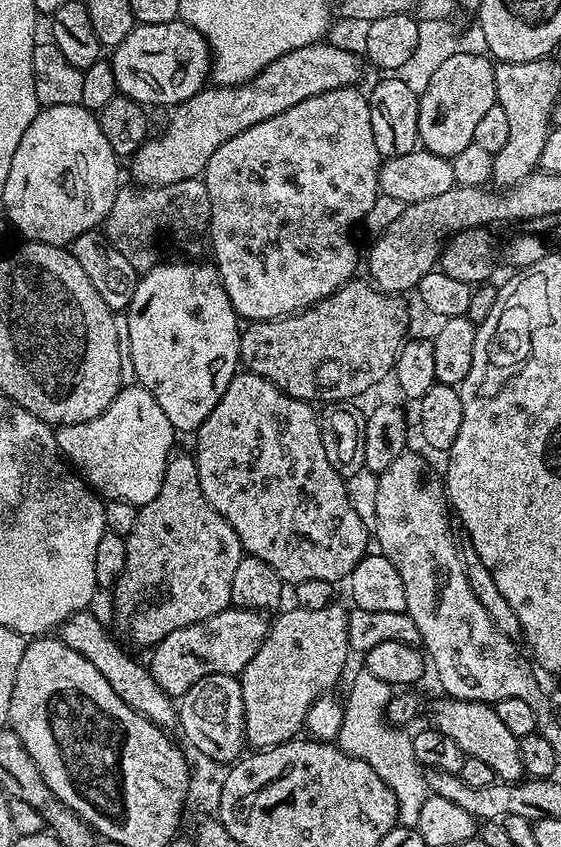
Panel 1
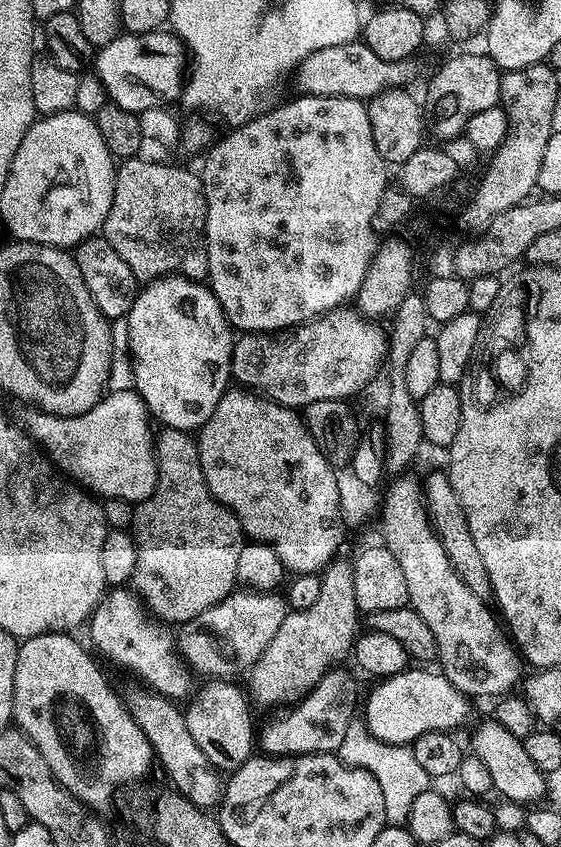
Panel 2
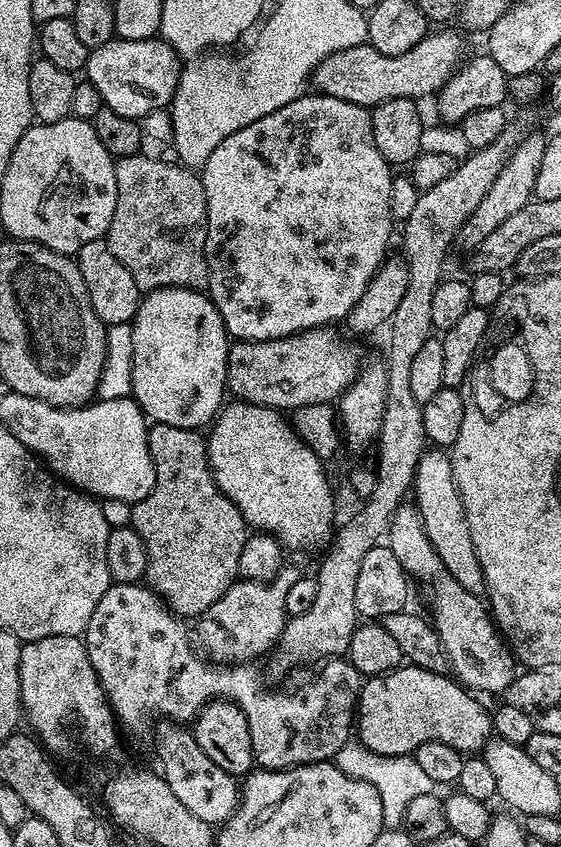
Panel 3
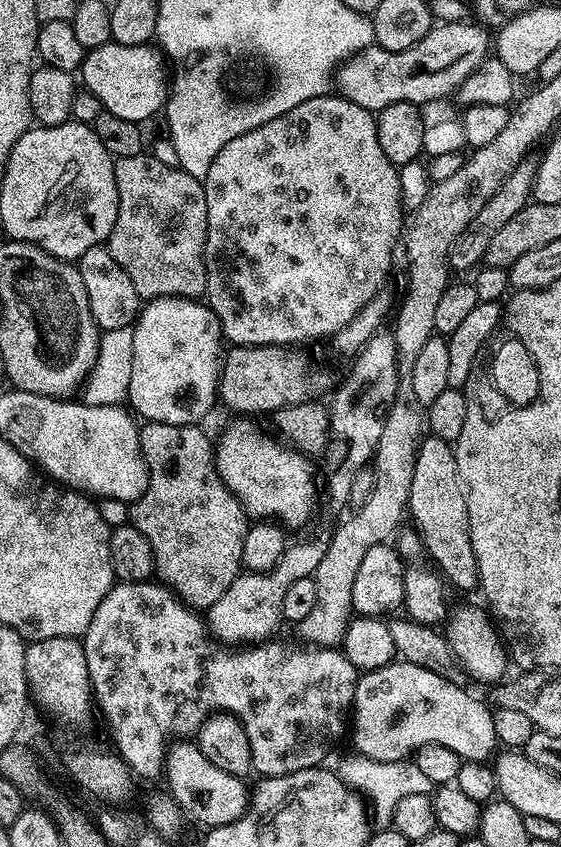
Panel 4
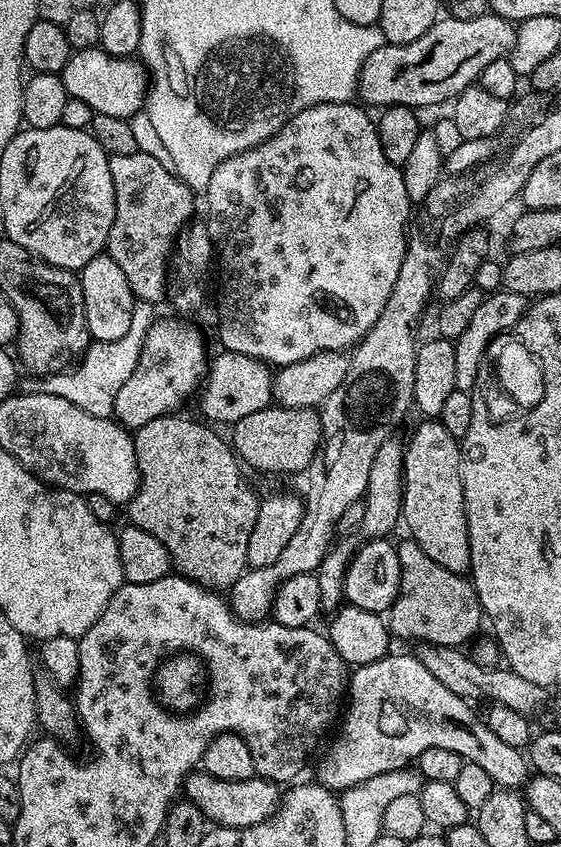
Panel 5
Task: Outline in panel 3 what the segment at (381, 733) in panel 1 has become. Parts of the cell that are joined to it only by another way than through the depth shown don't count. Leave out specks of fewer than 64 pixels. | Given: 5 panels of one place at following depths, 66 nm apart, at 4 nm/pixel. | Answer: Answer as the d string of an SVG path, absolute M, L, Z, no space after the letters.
M349 740L336 752L334 763L343 773L366 781L382 798L383 816L385 827L396 828L404 821L406 806L411 799L418 798L424 793L433 793L436 785L433 780L423 773L413 755L407 756L386 756L378 755L369 750L358 740Z

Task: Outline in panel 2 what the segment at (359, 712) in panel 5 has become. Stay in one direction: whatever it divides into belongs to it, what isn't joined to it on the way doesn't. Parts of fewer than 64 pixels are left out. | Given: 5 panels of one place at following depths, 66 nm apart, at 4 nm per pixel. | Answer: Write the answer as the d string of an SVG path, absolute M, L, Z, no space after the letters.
M412 666L381 679L365 706L363 703L364 722L369 731L384 743L411 745L418 734L456 730L468 716L469 697L457 690L439 671L423 672L420 668L423 667Z

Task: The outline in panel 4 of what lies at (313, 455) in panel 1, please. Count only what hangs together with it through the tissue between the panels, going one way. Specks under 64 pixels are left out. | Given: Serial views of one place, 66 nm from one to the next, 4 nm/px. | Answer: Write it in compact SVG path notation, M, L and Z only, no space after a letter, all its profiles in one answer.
M240 418L224 432L216 449L216 468L220 477L252 518L279 518L289 529L300 528L312 516L318 484L312 481L309 457L262 436L252 428L251 419Z

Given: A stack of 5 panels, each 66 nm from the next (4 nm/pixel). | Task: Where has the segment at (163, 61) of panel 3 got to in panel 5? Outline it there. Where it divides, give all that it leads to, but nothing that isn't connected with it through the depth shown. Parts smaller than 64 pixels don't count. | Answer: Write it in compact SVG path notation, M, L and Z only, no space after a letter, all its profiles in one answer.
M99 46L73 51L64 67L62 79L68 95L86 102L93 113L110 114L123 120L135 116L145 107L150 87L150 77L143 63L123 56L111 56Z

